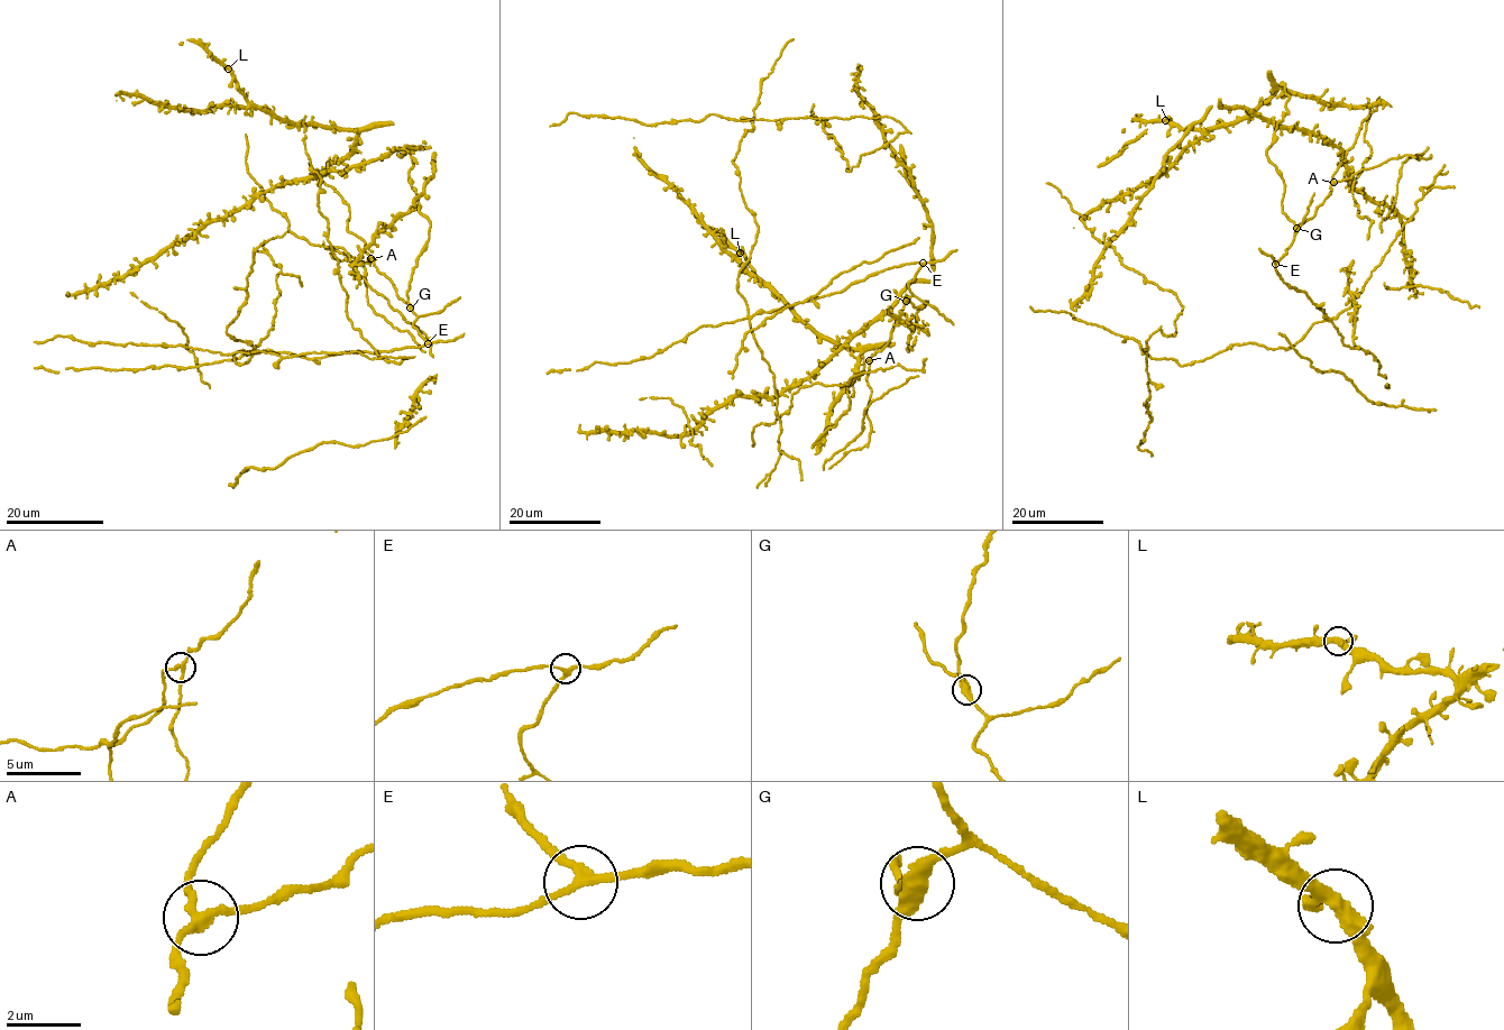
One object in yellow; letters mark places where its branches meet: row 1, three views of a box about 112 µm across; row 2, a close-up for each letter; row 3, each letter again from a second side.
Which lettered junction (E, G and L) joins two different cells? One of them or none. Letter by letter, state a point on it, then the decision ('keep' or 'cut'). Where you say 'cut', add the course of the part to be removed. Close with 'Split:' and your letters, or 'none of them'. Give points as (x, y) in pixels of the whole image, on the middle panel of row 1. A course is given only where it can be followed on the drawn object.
E: at (923, 263); keep
G: at (906, 301); cut; foreign part runs (906, 300), (885, 346), (863, 362), (863, 373), (847, 385), (849, 410), (812, 448)
L: at (740, 253); keep
Split: G

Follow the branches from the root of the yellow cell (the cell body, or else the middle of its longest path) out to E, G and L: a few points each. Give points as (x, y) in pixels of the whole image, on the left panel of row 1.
E: (386, 276), (397, 291), (397, 296), (416, 315), (413, 327), (428, 343)
G: (386, 276), (397, 291), (397, 296), (410, 306)
L: (386, 276), (348, 230), (348, 204), (320, 178), (326, 164), (349, 154), (358, 132), (258, 109), (228, 69)

